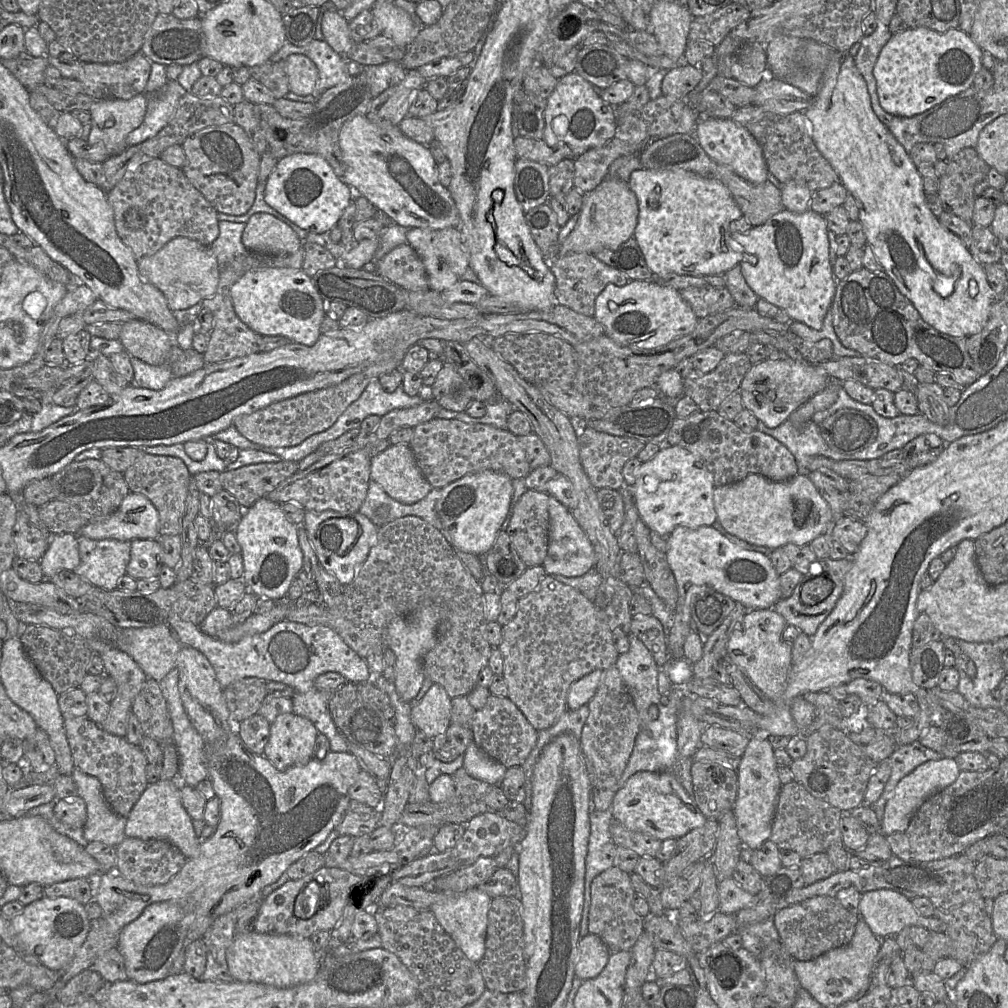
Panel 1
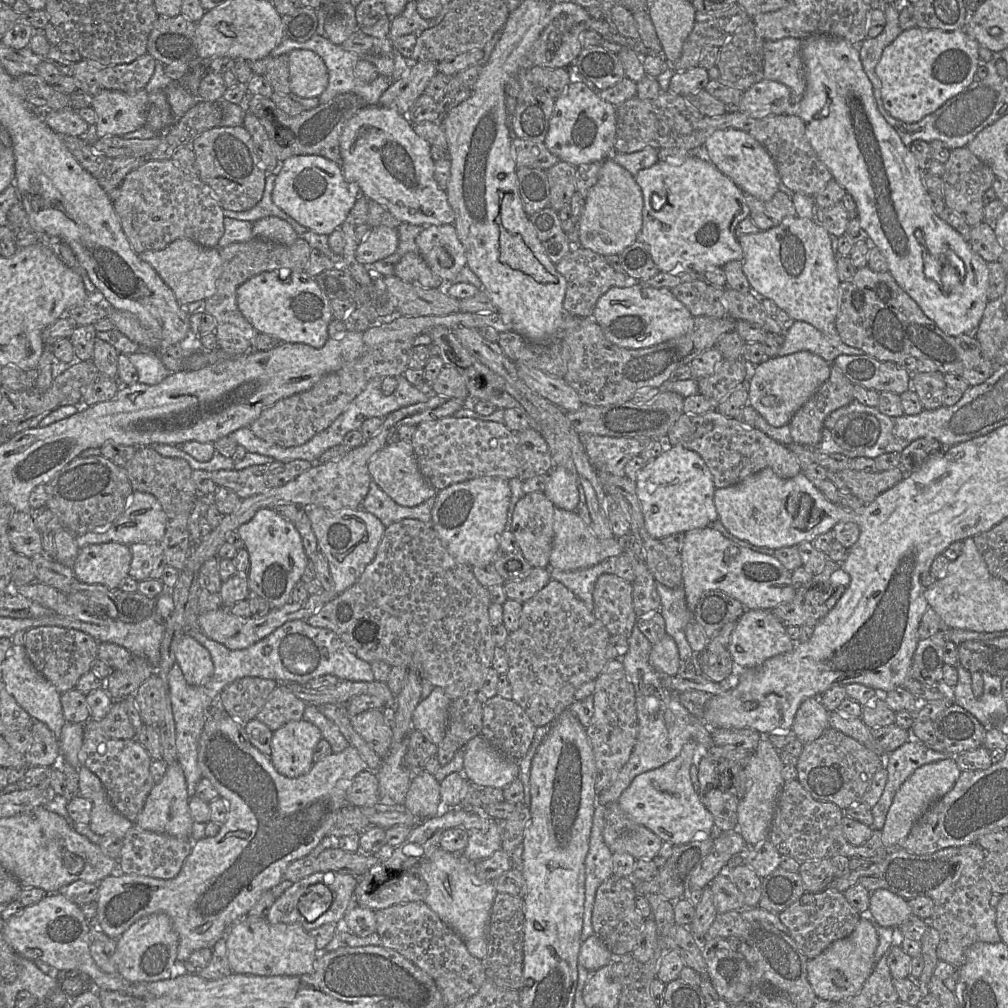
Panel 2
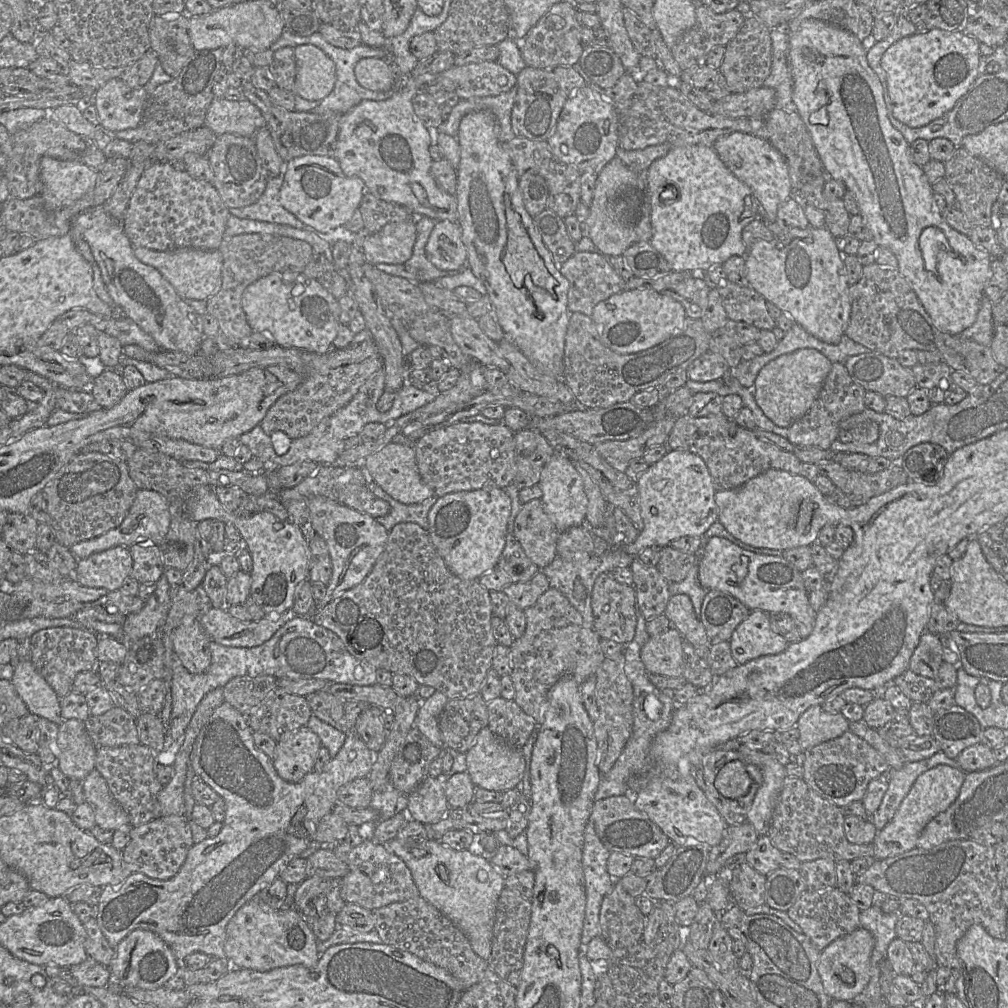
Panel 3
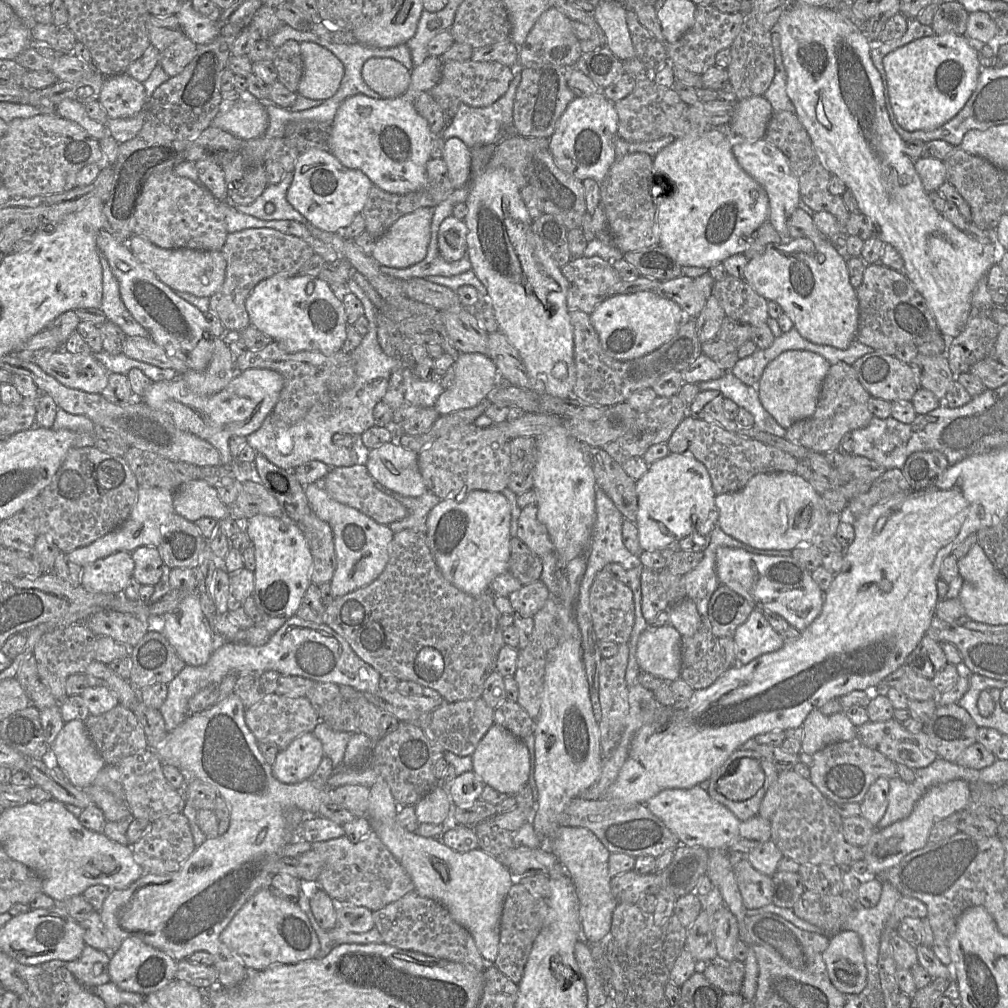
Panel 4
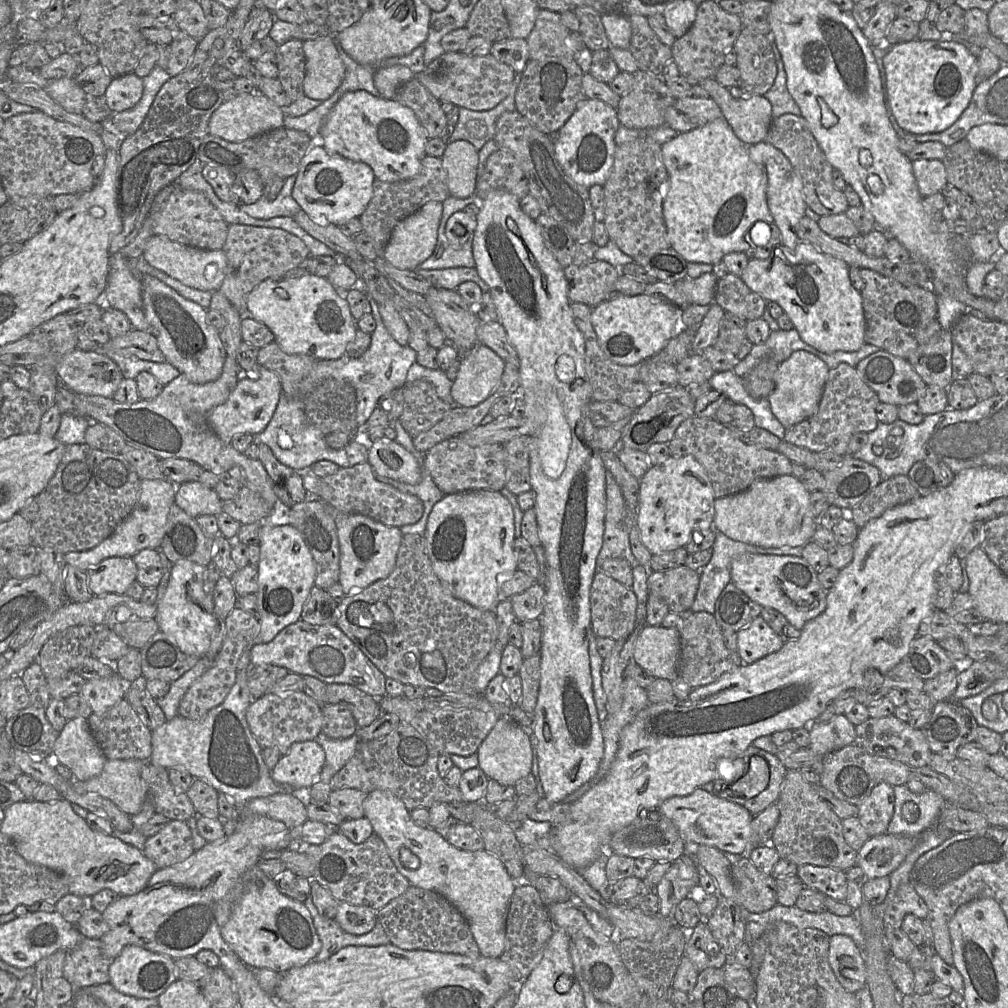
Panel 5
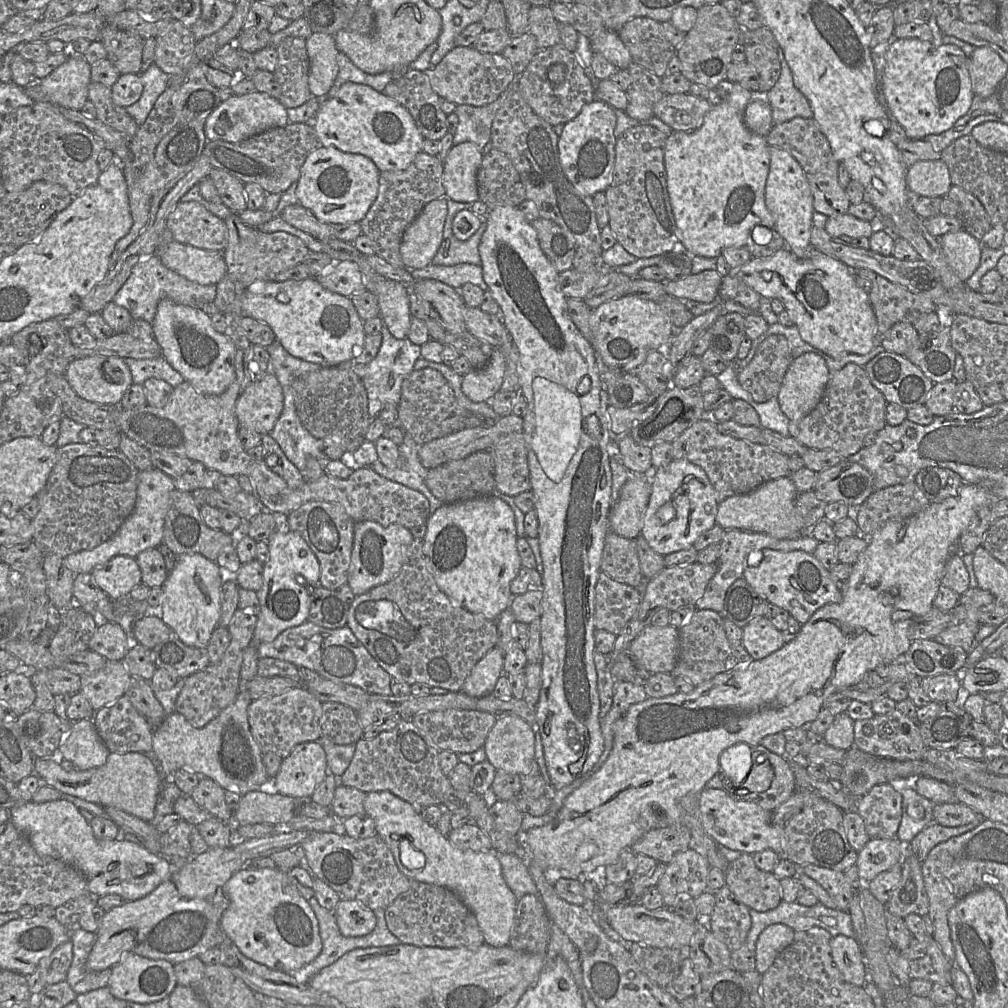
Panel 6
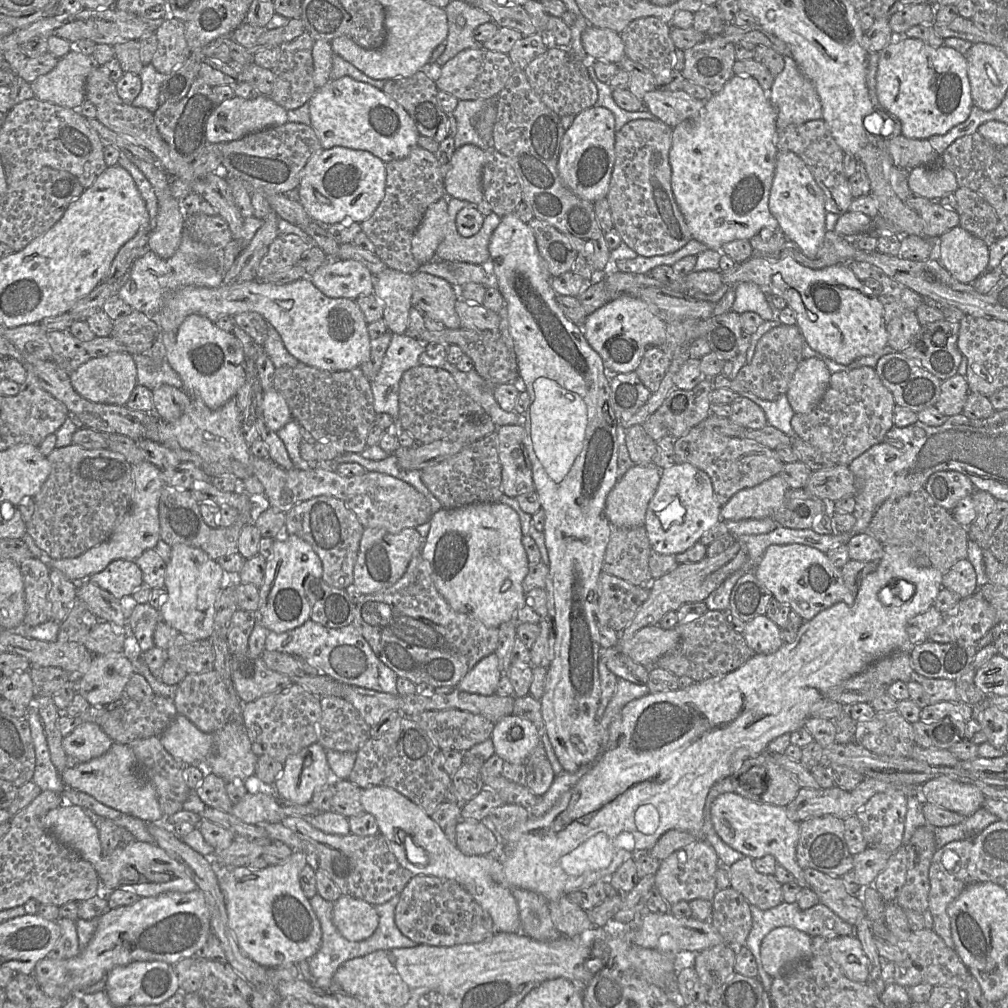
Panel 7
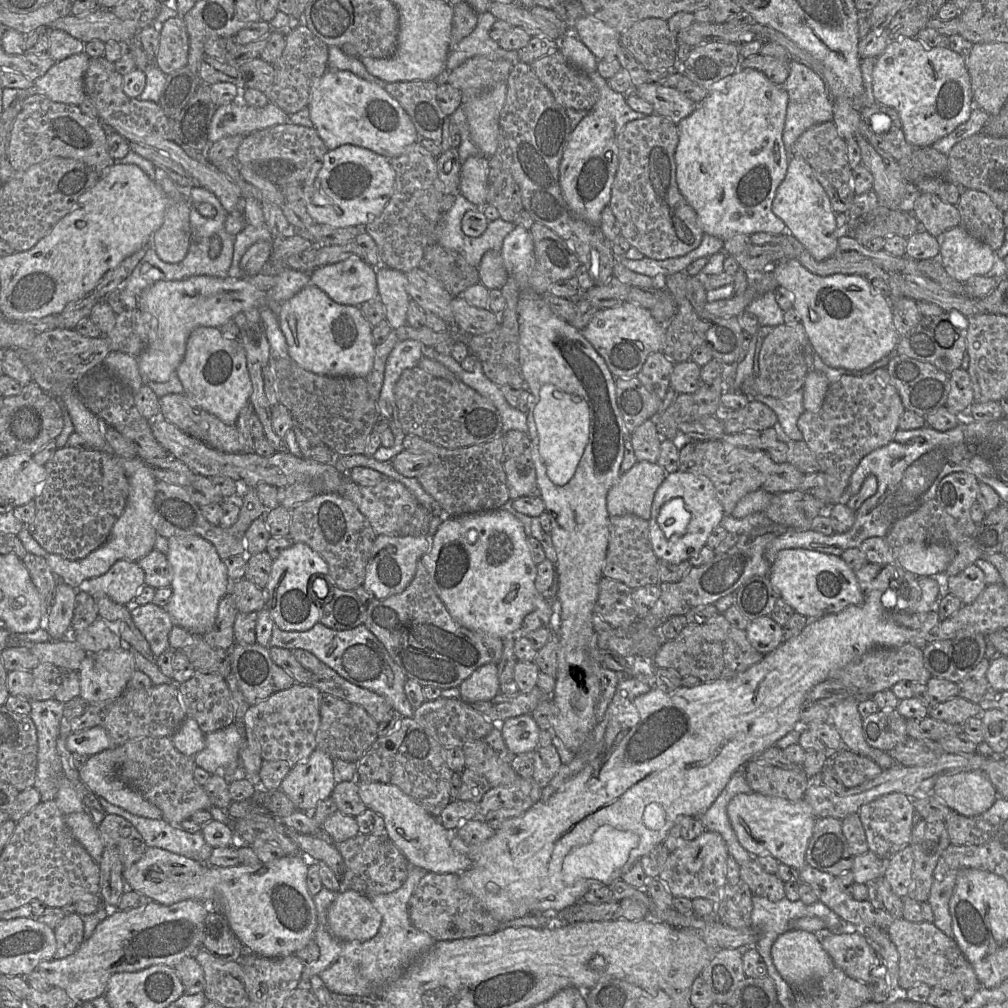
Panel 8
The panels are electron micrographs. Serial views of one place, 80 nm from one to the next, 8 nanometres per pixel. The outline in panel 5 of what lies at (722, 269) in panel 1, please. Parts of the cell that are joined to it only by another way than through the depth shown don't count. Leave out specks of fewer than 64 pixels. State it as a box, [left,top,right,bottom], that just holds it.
[661,118,773,265]

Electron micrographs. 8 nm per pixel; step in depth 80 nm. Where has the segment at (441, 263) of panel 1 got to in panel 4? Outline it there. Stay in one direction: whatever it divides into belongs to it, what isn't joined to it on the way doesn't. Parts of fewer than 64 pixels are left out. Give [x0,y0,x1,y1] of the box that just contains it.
[438,216,468,262]

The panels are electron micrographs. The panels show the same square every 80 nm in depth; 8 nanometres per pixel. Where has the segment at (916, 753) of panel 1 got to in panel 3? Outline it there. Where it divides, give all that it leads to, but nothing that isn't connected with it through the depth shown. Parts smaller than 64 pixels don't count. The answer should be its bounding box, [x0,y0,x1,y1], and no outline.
[871,751,959,831]

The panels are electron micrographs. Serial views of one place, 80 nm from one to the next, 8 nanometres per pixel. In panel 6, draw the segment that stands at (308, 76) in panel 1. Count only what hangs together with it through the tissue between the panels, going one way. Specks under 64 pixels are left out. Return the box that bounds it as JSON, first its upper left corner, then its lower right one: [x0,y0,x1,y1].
[306,33,339,96]

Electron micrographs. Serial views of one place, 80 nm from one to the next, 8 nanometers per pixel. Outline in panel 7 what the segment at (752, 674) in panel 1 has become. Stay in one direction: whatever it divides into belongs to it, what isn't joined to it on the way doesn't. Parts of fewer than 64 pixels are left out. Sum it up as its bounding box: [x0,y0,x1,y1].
[742,615,783,654]

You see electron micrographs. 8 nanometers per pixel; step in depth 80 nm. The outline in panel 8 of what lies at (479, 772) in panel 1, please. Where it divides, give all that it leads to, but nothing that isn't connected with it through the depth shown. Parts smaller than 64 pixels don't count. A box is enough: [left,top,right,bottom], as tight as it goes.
[496,714,540,756]

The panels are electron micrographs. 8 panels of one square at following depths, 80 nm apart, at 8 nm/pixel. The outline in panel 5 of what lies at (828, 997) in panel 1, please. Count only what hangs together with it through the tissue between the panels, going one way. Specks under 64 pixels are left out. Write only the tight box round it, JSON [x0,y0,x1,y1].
[828,934,866,993]

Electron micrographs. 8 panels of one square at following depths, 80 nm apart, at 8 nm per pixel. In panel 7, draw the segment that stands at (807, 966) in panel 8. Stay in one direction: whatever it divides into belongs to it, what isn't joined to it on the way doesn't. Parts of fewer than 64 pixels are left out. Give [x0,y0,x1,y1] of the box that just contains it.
[761,927,812,977]

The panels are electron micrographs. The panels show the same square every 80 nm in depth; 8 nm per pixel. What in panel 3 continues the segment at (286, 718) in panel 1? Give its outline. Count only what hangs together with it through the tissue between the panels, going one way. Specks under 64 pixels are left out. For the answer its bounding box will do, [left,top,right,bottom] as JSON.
[273,726,322,783]

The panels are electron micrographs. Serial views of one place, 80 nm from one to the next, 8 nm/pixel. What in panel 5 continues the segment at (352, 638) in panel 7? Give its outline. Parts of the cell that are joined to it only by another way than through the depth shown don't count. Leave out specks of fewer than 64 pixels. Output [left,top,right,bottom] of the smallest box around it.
[250,619,387,698]

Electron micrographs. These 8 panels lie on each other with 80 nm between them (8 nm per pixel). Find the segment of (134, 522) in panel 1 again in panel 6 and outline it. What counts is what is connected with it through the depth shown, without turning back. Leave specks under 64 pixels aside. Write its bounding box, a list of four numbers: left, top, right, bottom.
[64,467,176,575]

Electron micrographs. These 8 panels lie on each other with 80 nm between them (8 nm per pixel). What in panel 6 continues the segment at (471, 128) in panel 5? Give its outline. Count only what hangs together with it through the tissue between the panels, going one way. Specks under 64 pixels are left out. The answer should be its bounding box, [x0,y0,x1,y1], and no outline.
[453,74,521,151]

